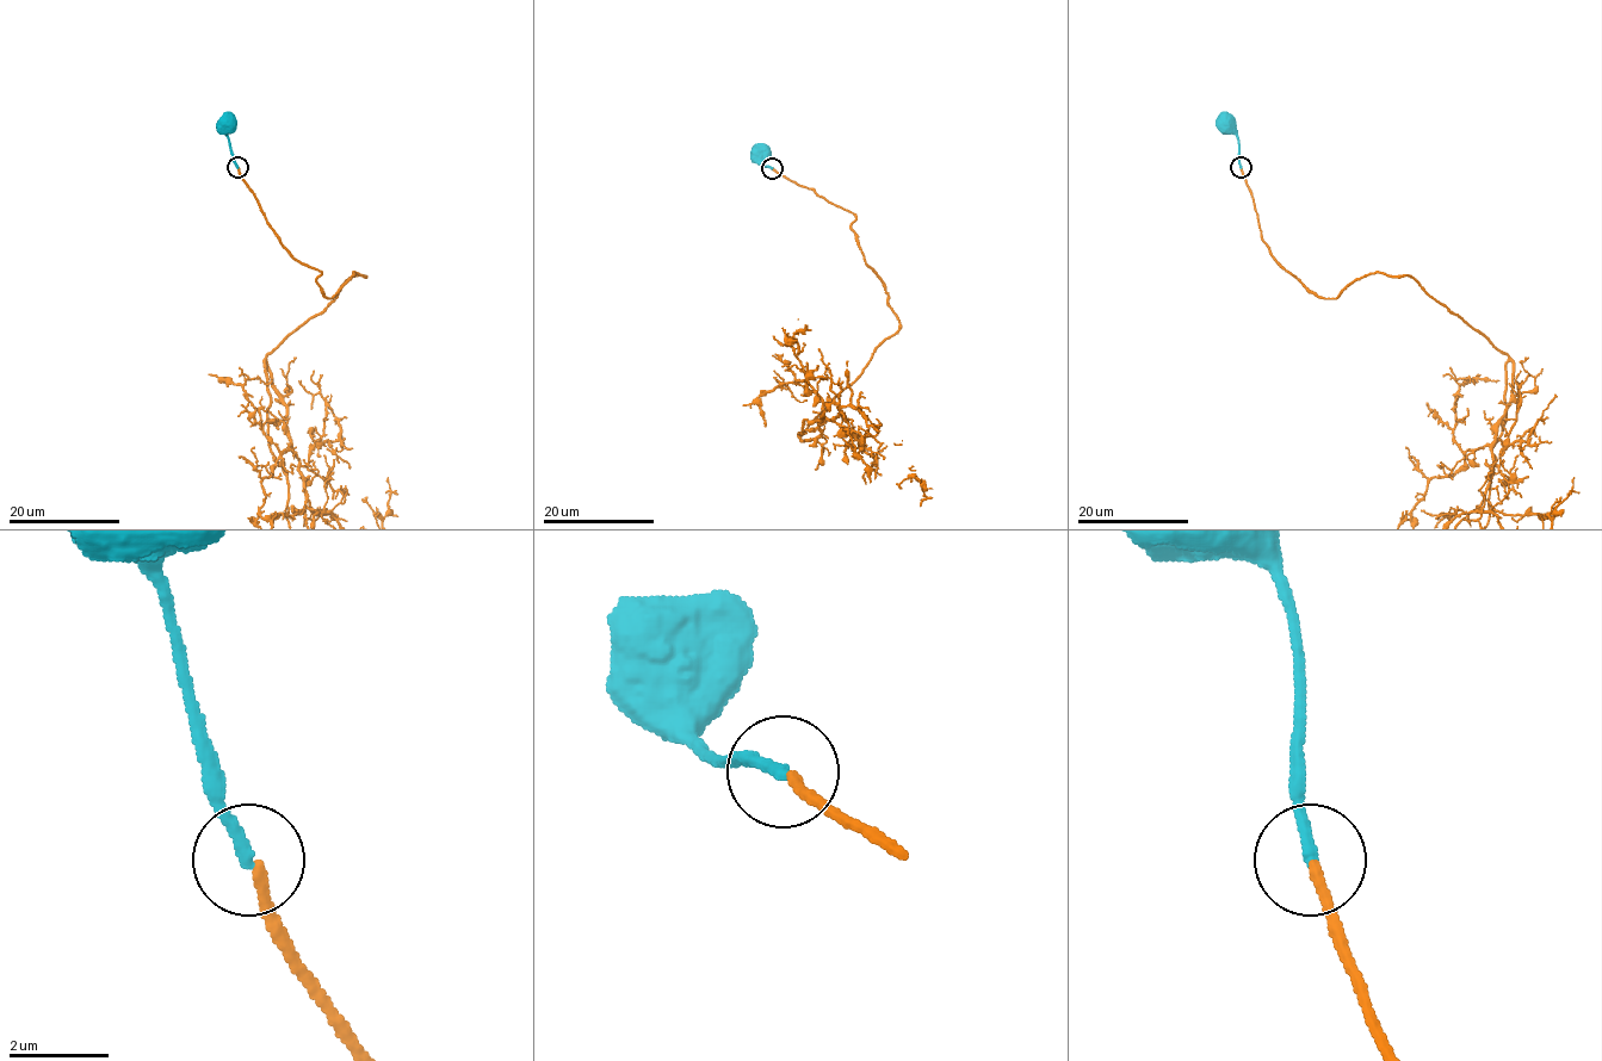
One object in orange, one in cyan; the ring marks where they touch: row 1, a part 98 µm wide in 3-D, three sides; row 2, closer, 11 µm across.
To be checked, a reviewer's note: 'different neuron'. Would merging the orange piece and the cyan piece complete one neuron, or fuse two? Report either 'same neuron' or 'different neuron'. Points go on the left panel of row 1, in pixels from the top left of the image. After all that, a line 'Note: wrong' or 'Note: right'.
same neuron
Note: wrong

